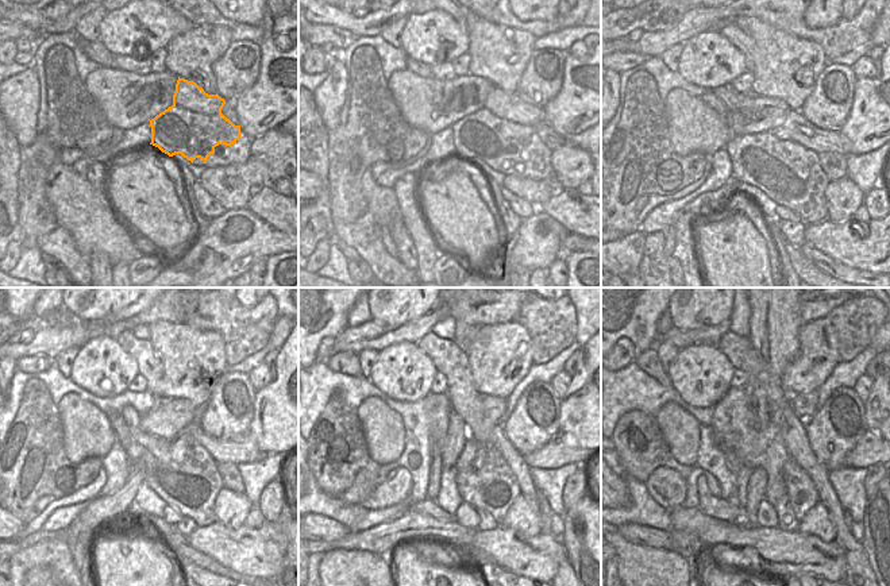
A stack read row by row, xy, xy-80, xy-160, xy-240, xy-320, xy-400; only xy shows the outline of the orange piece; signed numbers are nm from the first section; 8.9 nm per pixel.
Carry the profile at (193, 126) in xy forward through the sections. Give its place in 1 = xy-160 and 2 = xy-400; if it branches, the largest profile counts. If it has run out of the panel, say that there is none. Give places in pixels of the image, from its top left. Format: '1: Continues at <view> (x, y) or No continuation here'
1: Continues at xy-160 (796, 128)
2: Continues at xy-400 (871, 450).

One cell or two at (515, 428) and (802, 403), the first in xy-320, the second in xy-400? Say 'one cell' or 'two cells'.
two cells

